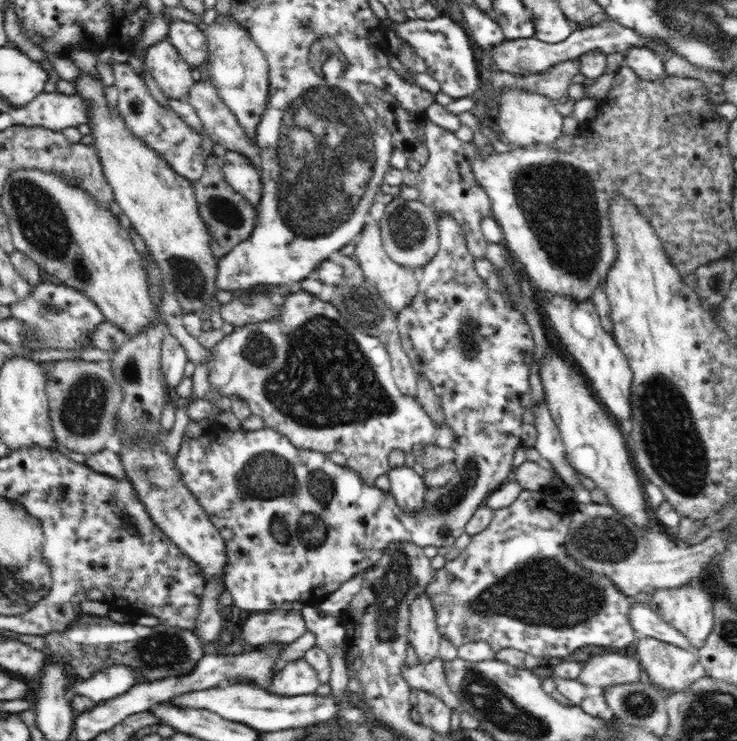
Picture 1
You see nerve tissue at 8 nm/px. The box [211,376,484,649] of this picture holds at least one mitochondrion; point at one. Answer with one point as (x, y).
(267, 466)

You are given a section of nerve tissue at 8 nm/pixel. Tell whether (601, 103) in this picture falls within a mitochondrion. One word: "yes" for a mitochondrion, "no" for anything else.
no

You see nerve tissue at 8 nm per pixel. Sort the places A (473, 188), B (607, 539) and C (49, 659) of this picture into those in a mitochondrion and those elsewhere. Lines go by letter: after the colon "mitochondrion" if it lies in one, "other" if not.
A: other
B: mitochondrion
C: other

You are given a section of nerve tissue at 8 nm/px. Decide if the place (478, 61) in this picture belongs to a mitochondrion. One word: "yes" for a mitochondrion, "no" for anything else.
no

